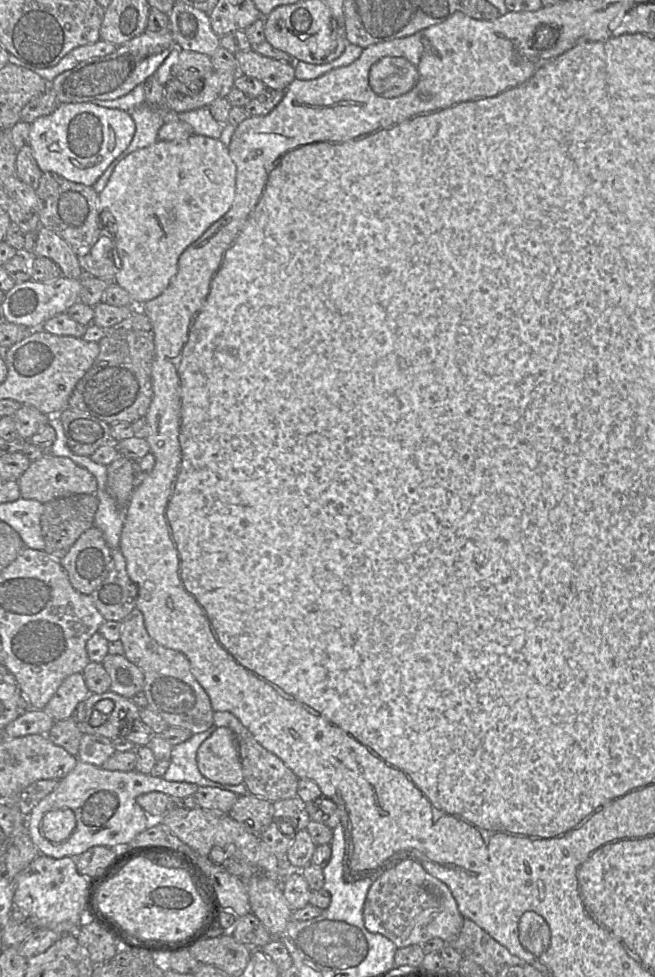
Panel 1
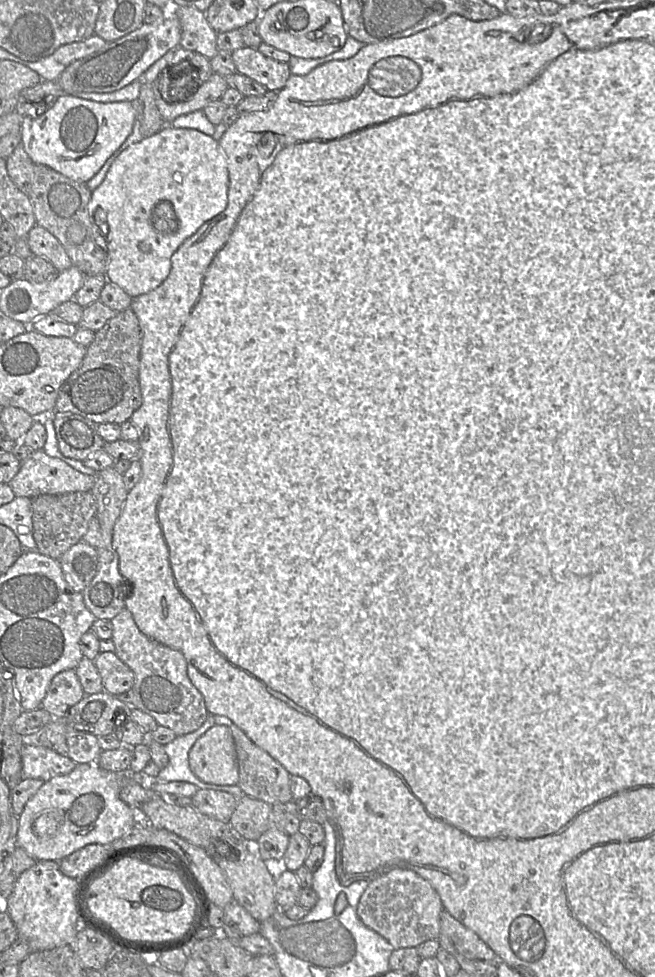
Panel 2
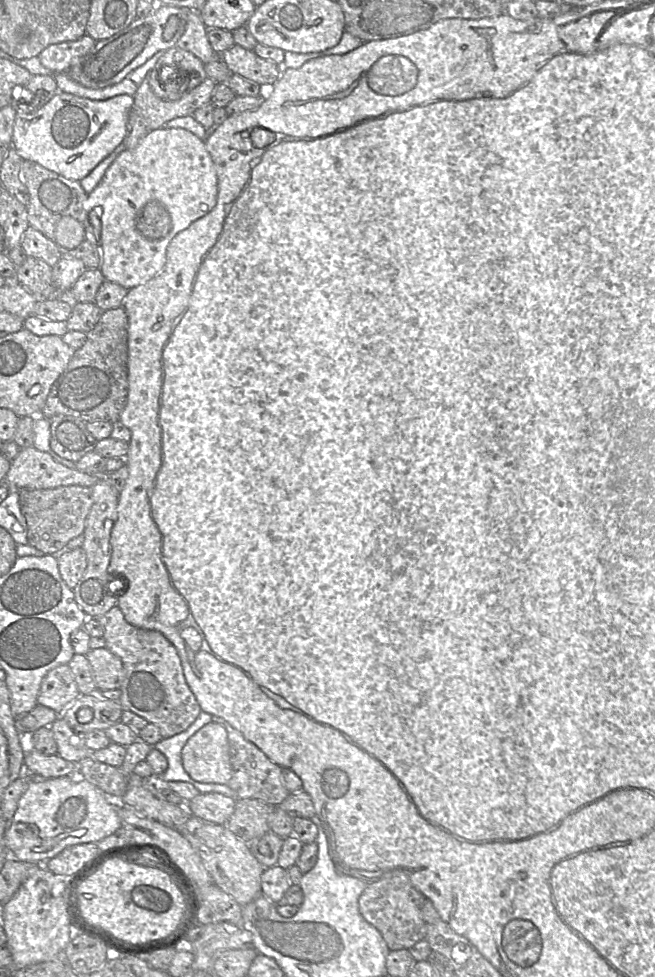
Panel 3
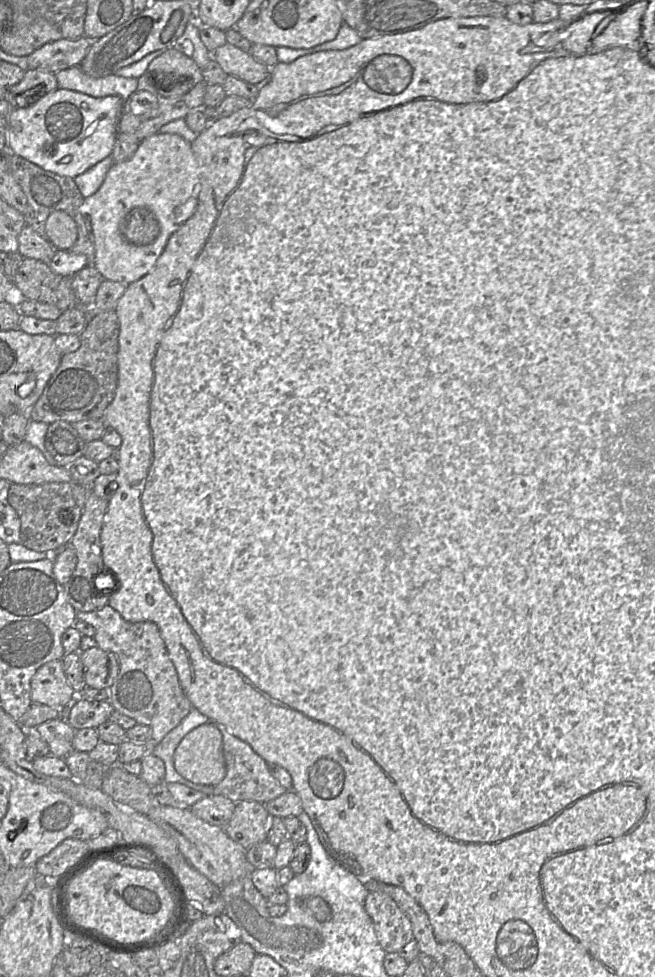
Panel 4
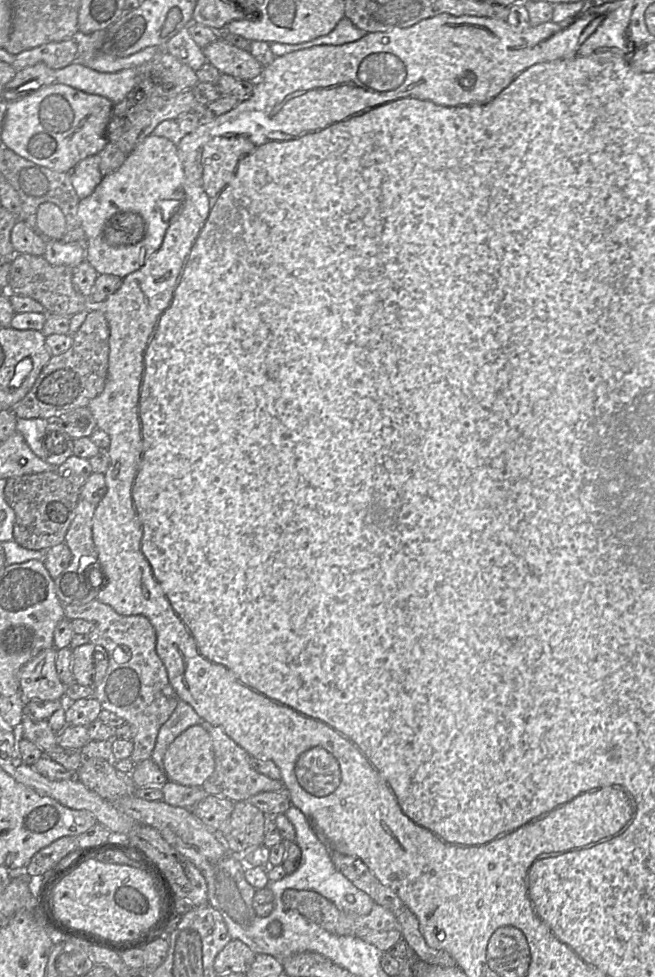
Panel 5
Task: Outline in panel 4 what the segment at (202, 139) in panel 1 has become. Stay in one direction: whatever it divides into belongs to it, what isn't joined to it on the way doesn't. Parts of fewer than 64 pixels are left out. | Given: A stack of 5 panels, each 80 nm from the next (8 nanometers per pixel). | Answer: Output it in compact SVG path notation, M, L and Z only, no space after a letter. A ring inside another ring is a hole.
M157 132L141 140L133 156L125 161L113 163L100 188L84 198L80 212L89 219L95 243L95 257L92 264L104 279L118 281L128 285L146 275L155 265L163 252L170 235L185 221L185 216L176 214L176 209L190 197L198 197L201 190L200 168L192 150L191 142L173 133ZM148 207L157 217L161 231L159 236L147 245L135 245L128 242L120 232L120 222L133 208Z

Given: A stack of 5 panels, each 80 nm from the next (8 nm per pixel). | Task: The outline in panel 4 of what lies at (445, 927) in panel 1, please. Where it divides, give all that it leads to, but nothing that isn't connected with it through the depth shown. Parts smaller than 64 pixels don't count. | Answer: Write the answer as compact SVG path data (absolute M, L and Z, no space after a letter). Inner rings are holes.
M369 892L364 907L373 922L378 942L386 953L398 953L414 940L409 918L387 894Z

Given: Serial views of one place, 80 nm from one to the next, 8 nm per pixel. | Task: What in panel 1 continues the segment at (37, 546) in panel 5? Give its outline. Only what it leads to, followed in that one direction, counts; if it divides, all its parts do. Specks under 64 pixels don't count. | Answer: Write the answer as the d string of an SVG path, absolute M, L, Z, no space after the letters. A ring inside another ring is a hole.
M75 494L45 503L40 518L44 551L61 560L78 538L94 526L98 505L96 494Z

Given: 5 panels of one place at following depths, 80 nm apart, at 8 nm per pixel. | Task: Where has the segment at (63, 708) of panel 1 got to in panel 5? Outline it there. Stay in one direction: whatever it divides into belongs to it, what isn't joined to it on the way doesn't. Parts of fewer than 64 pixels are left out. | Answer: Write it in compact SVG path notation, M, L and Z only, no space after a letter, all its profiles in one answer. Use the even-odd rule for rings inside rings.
M49 648L30 660L19 673L19 684L24 700L55 701L65 696L64 685L56 671L56 652Z

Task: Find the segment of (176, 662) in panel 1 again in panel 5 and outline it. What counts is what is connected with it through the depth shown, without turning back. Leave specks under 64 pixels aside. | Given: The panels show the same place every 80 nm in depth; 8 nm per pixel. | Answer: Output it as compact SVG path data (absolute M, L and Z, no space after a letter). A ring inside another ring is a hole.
M96 599L83 605L65 605L64 613L64 619L83 619L93 624L93 630L88 634L89 643L103 647L108 654L108 667L102 681L94 688L94 698L99 701L103 710L113 712L136 729L136 735L132 740L131 761L136 765L150 759L160 727L169 719L180 701L169 682L167 670L157 654L155 628L145 616L120 615L110 605Z

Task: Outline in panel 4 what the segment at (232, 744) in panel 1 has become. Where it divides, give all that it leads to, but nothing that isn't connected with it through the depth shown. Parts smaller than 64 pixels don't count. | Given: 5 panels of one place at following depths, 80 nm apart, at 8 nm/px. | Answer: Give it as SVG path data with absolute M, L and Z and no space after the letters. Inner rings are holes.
M215 723L202 724L184 736L174 752L174 767L195 784L215 786L223 780L223 739Z

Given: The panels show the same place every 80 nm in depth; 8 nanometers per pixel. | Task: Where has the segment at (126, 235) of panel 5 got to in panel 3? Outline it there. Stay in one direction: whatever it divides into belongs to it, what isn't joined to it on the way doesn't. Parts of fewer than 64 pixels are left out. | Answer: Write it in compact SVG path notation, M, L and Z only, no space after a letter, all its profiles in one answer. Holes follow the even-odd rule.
M151 201L138 212L136 228L148 239L160 239L170 232L172 219L163 203Z

